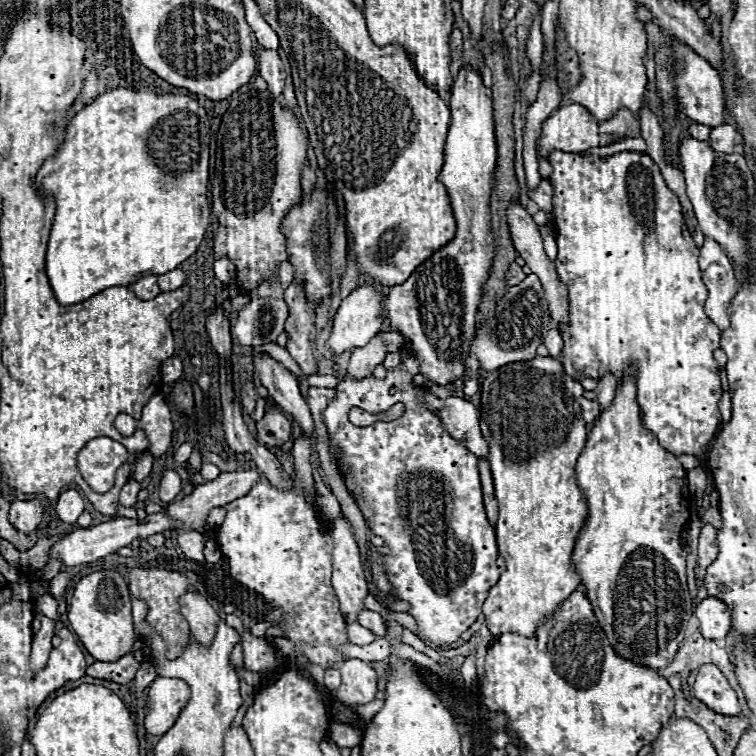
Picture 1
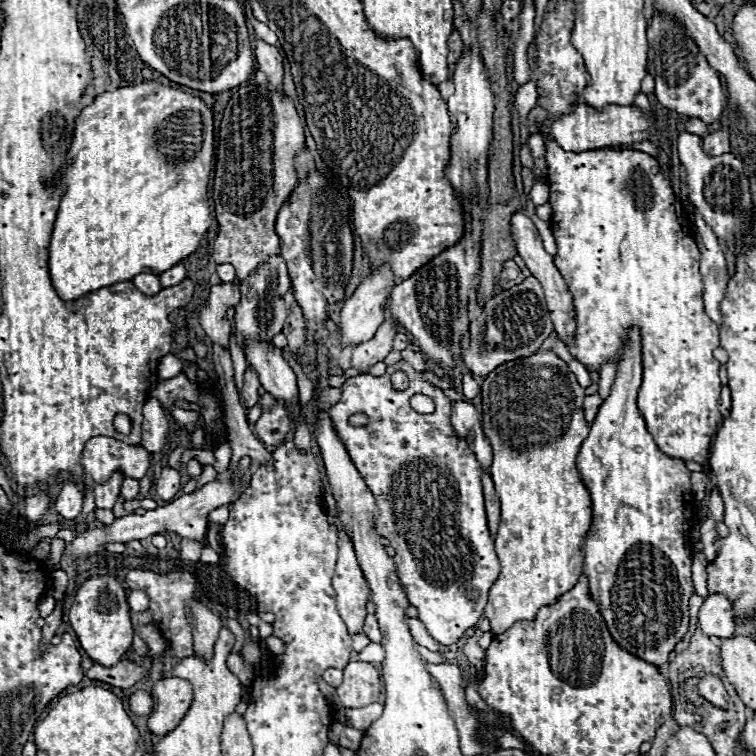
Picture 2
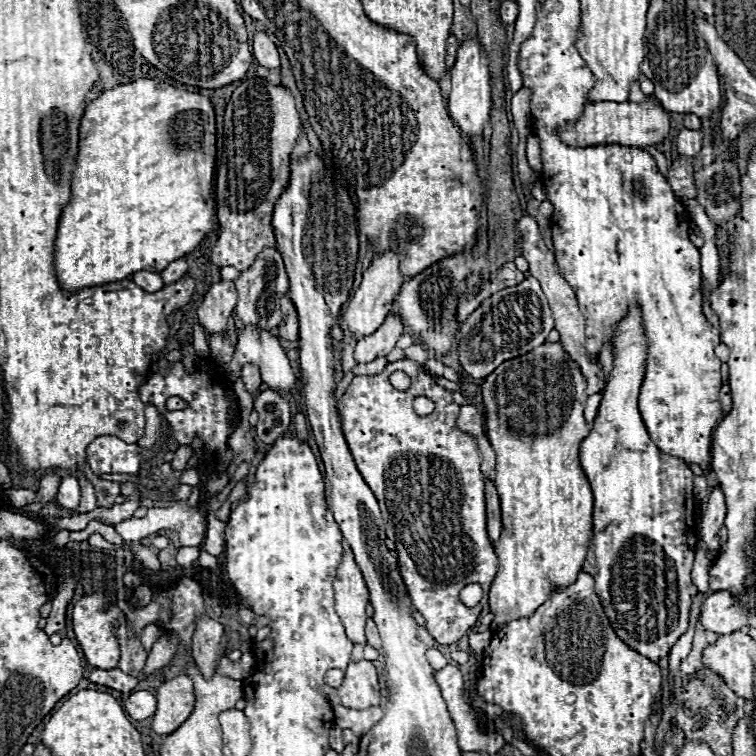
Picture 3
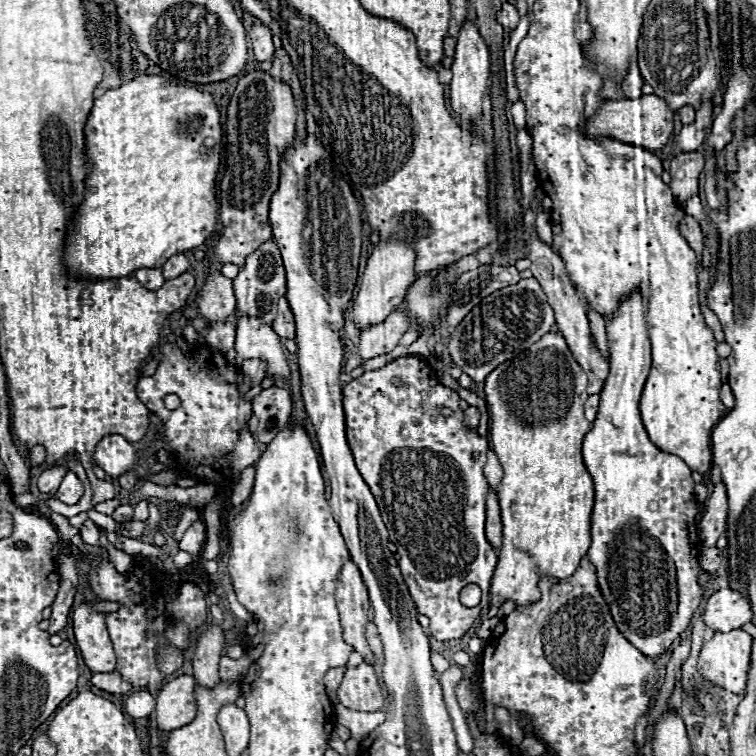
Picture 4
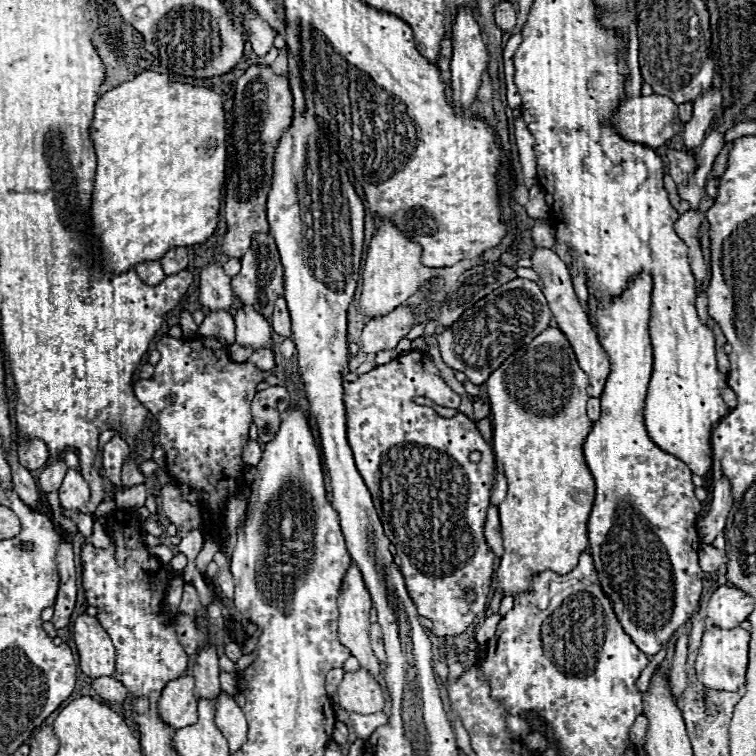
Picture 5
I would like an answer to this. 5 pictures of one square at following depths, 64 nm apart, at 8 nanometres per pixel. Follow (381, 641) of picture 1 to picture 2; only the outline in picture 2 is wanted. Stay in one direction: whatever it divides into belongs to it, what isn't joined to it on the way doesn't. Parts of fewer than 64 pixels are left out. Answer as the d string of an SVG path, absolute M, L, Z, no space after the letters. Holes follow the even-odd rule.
M370 642L362 652L352 652L352 660L362 660L362 662L382 662L382 660L384 660L384 648L382 648L382 644Z

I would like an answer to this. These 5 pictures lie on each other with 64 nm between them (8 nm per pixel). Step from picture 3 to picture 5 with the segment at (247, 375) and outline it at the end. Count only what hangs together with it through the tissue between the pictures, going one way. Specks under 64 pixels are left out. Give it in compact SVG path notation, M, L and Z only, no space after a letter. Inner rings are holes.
M258 350L258 352L254 352L250 358L248 358L248 362L250 364L254 364L256 368L260 368L260 370L274 370L274 356L272 356L272 352L270 350Z

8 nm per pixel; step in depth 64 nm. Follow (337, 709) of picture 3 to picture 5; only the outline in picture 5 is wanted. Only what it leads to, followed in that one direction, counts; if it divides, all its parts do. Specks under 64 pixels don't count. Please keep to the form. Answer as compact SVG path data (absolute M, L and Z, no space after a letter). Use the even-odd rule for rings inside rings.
M348 712L348 720L354 726L354 732L358 738L366 740L378 726L386 724L388 718L384 712L374 712L374 714L358 714L358 712Z

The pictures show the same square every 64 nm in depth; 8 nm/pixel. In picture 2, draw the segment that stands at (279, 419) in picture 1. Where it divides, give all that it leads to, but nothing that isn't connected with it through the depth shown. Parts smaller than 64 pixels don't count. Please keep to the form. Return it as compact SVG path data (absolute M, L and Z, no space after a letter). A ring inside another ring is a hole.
M264 394L260 398L260 404L262 404L262 416L256 422L256 434L264 444L278 446L284 442L284 438L290 430L288 412L286 412L284 404L280 404L270 394Z

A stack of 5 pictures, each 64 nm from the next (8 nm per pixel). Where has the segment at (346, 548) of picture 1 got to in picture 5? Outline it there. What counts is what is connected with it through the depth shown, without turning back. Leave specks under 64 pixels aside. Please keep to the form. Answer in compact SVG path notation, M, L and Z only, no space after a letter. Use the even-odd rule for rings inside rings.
M350 564L348 566L348 572L344 574L344 580L342 580L342 586L340 586L340 594L338 594L338 610L340 610L340 620L338 620L338 636L340 636L340 642L350 648L350 652L360 660L360 666L368 668L372 672L374 678L378 678L378 670L380 670L380 664L376 660L376 656L372 654L372 648L370 648L370 638L368 638L368 628L370 628L370 608L372 608L372 600L368 596L368 590L362 582L362 576L360 576L360 570Z

